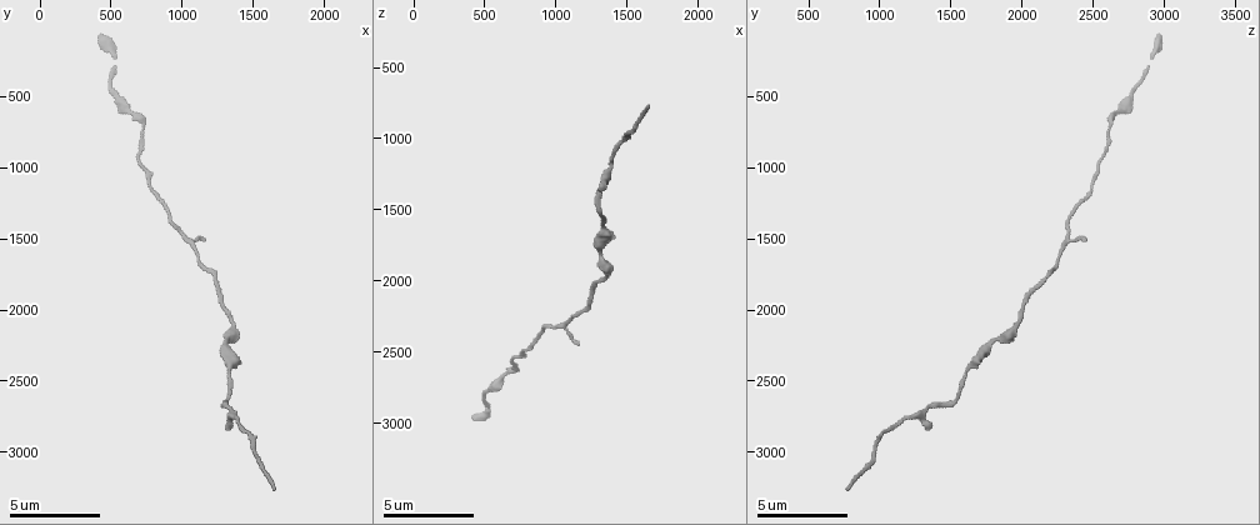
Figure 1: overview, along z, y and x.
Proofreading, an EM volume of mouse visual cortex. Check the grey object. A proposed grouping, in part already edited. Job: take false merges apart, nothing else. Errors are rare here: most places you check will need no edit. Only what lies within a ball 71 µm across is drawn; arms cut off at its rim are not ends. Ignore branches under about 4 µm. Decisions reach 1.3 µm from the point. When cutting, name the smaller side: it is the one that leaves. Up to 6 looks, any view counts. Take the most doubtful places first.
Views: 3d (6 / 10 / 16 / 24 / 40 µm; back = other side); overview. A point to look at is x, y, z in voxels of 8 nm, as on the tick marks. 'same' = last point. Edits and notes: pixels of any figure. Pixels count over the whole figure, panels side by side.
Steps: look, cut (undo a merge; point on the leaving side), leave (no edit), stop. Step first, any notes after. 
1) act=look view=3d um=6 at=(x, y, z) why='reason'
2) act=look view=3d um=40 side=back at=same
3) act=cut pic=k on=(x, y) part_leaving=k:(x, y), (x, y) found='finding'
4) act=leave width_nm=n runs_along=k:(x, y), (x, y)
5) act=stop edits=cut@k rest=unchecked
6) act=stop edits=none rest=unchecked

act=look view=3d um=10 at=(1360, 2740, 1260) why='two arms in line, one across'

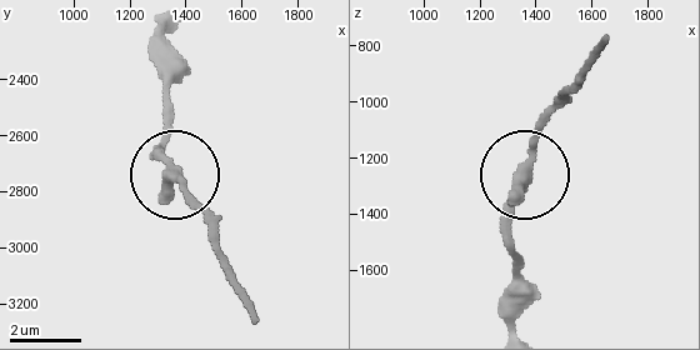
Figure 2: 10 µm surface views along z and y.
act=leave width_nm=250 runs_along=2:(169, 26), (156, 151), (201, 220) found='one cell here'

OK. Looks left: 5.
act=look view=3d um=10 at=(1360, 2140, 1920) why='three-way junction'

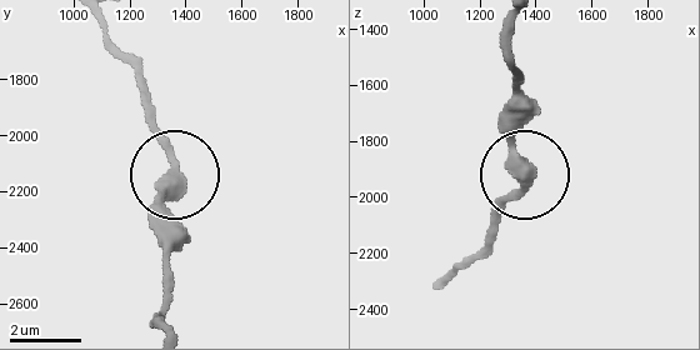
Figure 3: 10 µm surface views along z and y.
act=leave arms=3 runs_along=3:(489, 236), (525, 174), (515, 88) found='continuous, no second cell'

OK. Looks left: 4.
act=look view=3d um=10 at=(740, 780, 2620) why='sudden change in width'

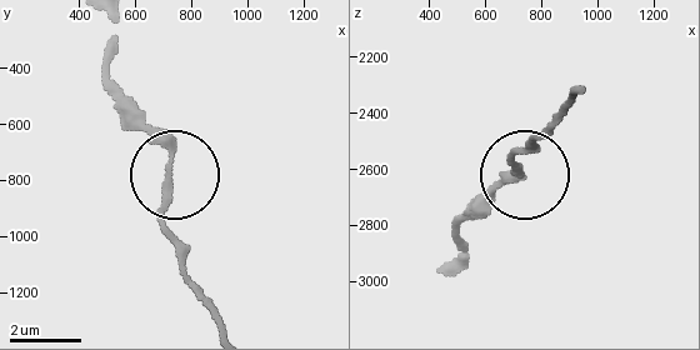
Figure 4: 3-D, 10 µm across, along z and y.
act=look view=3d um=10 side=back at=(720, 790, 2610)

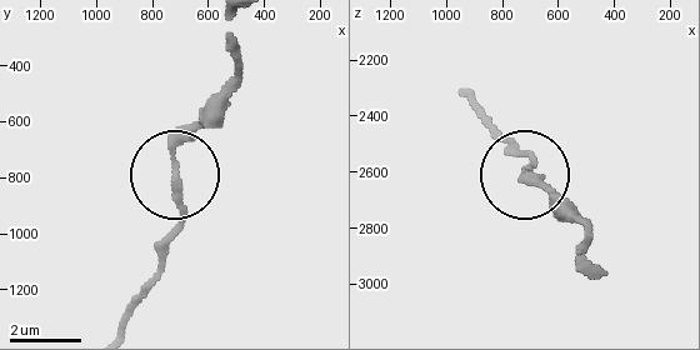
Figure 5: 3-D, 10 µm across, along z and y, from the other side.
act=leave runs_along=5:(461, 98), (530, 156), (525, 178), (558, 201) found='all the same cell'

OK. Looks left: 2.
act=stop edits=none rest=unchecked

